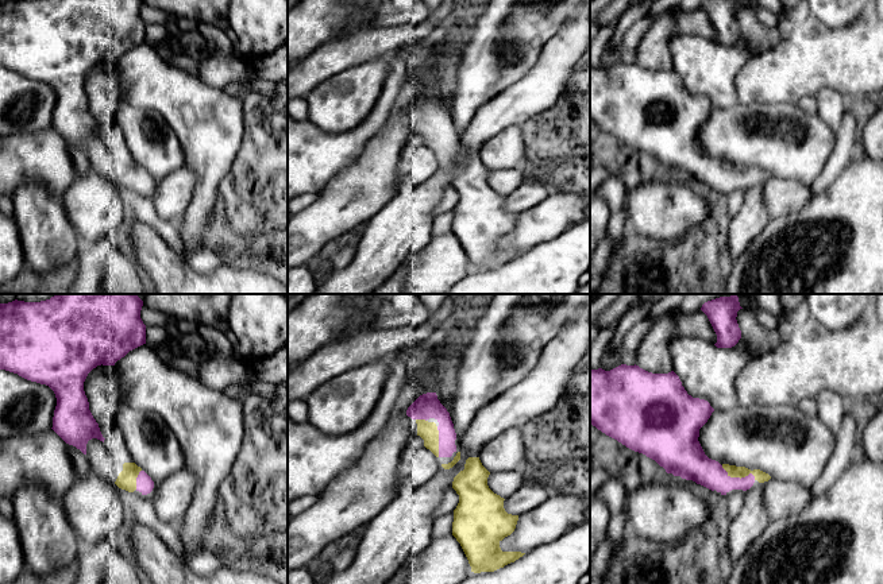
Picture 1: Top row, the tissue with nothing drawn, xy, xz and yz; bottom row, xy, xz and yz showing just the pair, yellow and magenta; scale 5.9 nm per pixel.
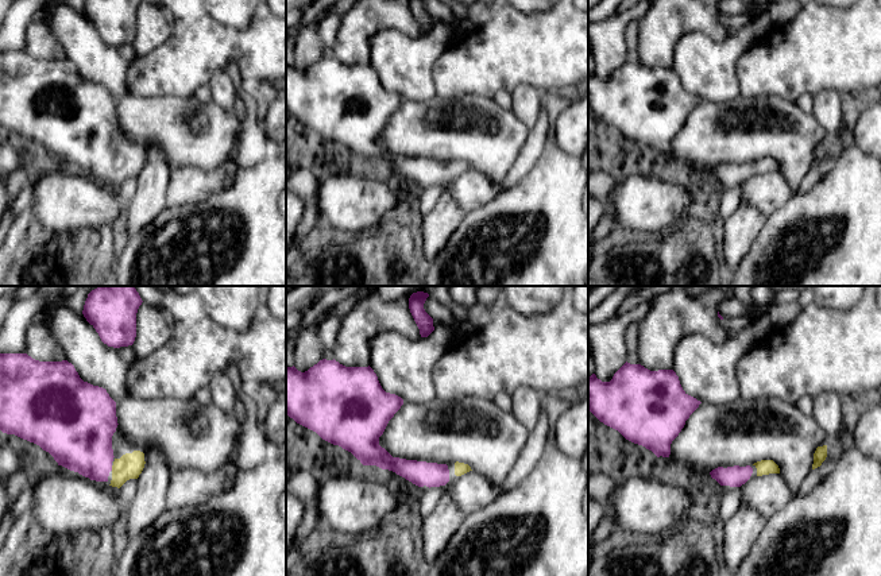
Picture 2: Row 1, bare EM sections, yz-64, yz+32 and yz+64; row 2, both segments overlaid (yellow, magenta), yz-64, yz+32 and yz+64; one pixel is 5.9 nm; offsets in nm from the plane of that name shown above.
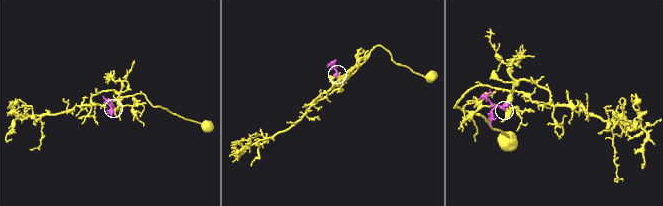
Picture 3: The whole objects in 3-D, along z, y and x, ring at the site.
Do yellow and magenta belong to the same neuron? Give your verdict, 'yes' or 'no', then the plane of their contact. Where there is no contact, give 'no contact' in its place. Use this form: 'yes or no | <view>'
yes | yz

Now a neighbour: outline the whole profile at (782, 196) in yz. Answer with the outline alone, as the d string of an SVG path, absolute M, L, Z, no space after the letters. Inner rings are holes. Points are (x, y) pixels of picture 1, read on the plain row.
M778 177L767 179L763 194L770 220L799 210L814 196L810 185Z

